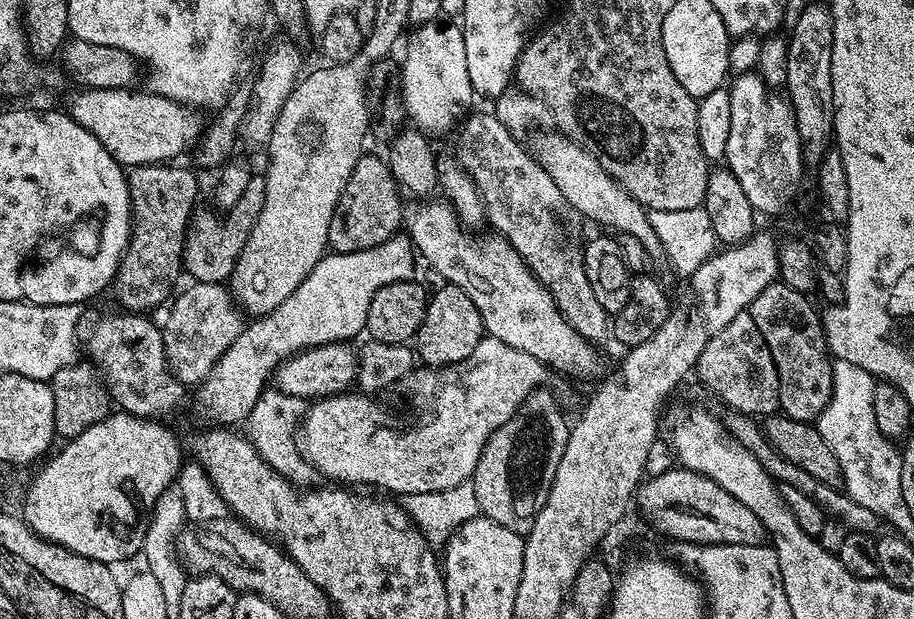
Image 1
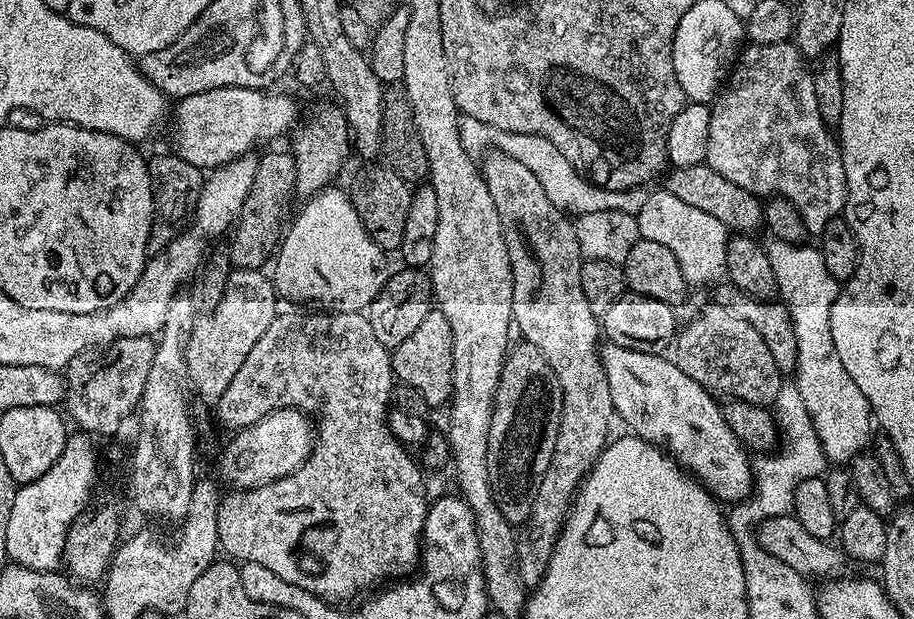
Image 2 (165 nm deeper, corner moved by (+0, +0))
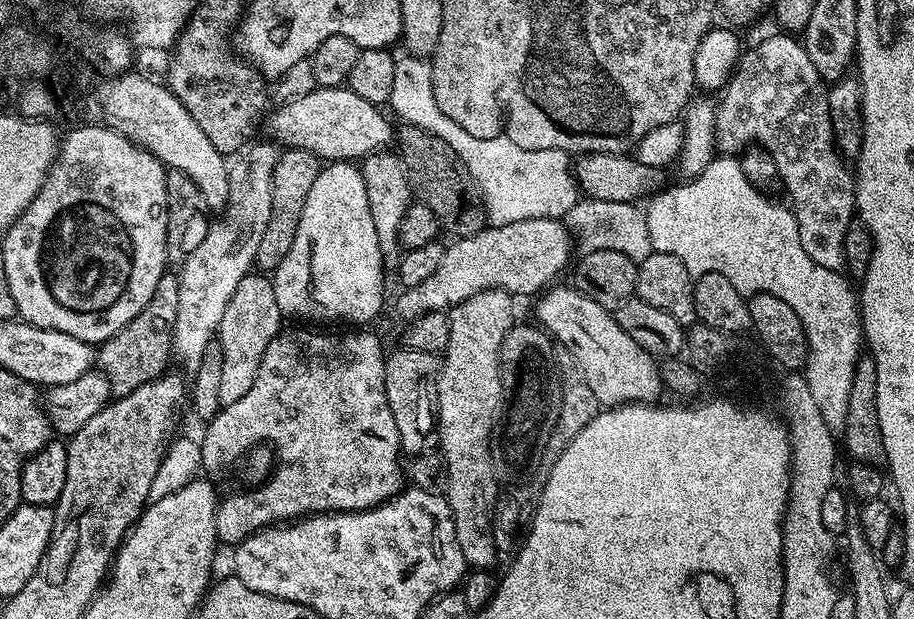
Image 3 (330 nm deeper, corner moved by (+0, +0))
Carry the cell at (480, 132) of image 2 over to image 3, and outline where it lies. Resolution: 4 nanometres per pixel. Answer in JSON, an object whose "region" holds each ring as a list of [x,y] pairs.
{"region":[[[416,54],[401,55],[394,66],[394,86],[387,107],[393,108],[404,124],[413,124],[442,138],[466,166],[485,206],[485,219],[493,226],[530,218],[563,219],[580,199],[569,153],[557,148],[526,150],[505,136],[474,138],[458,122],[451,121],[434,100],[432,66]]]}

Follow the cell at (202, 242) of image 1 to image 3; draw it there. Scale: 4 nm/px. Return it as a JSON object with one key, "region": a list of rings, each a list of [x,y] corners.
{"region":[[[290,148],[281,151],[278,164],[272,171],[270,222],[266,222],[262,242],[258,242],[255,267],[261,273],[271,273],[280,265],[282,258],[286,258],[298,230],[298,218],[302,218],[302,206],[306,206],[306,194],[310,194],[310,186],[314,186],[314,178],[318,178],[321,167],[320,159],[306,150]]]}

